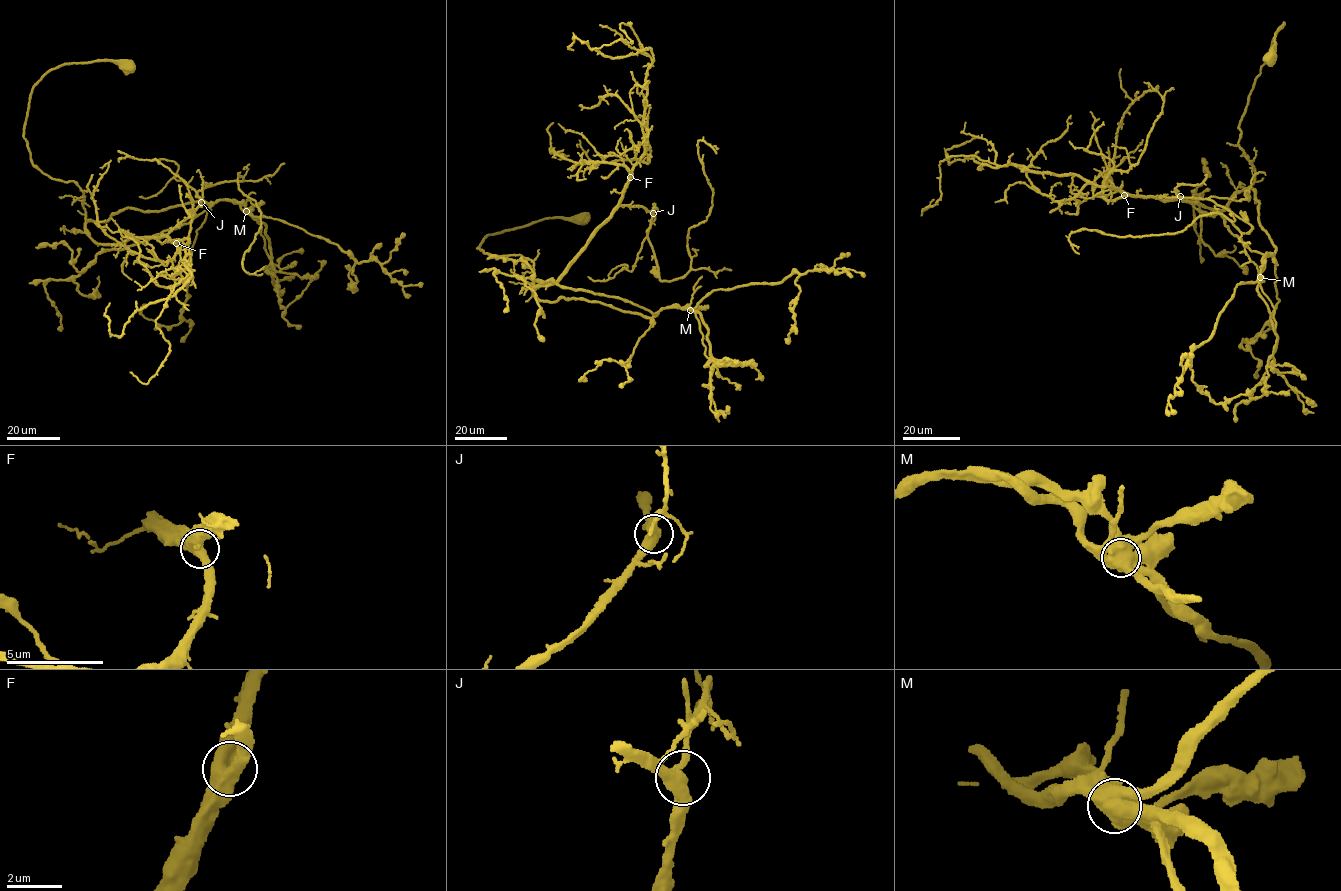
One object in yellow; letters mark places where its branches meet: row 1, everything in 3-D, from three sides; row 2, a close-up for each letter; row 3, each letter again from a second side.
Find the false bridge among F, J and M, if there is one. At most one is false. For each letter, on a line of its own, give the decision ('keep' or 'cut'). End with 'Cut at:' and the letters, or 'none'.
F: keep
J: keep
M: cut
Cut at: M

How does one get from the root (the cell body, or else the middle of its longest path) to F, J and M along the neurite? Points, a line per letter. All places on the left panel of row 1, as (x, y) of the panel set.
F: (126, 65), (52, 68), (33, 89), (24, 138), (33, 164), (82, 191), (95, 242), (176, 243)
J: (126, 65), (64, 63), (44, 75), (24, 125), (32, 162), (82, 191), (97, 243), (163, 236), (201, 202)
M: (126, 65), (64, 63), (44, 75), (24, 125), (33, 164), (74, 181), (86, 221), (201, 200), (246, 211)

